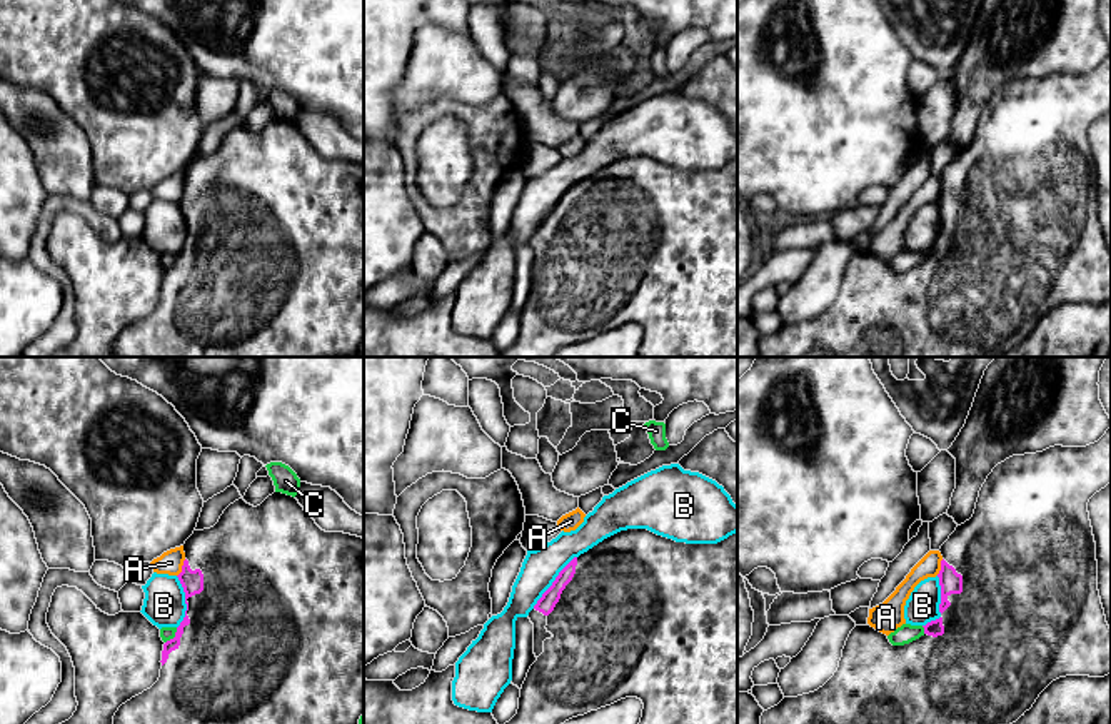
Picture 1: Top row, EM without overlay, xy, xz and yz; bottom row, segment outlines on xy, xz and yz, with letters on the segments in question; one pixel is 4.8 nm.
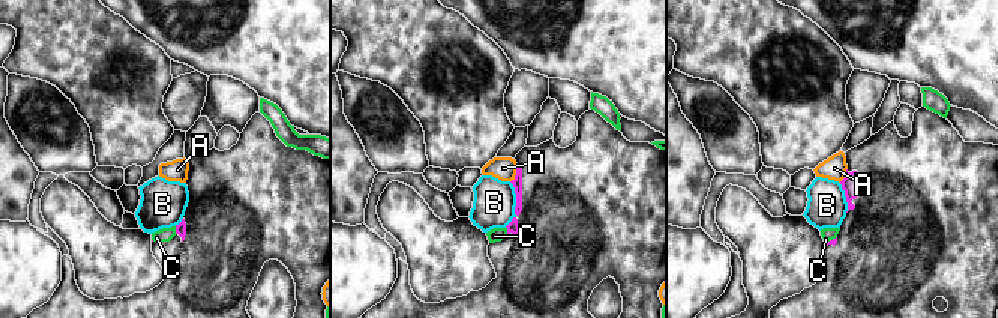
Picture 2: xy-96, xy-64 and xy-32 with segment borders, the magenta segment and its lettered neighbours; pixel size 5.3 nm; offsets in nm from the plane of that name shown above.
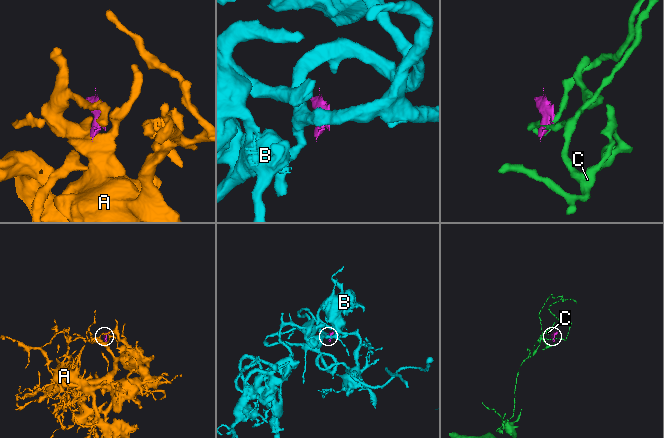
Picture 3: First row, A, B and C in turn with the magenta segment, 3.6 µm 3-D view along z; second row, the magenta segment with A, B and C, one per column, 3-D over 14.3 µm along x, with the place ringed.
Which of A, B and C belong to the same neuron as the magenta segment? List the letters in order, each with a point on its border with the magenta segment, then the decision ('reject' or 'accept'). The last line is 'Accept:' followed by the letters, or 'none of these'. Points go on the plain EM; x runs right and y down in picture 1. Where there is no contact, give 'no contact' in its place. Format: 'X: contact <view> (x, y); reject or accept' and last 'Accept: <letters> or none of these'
A: contact xy (182, 194); reject
B: contact xz (552, 209); reject
C: contact xy (175, 262); reject
Accept: none of these

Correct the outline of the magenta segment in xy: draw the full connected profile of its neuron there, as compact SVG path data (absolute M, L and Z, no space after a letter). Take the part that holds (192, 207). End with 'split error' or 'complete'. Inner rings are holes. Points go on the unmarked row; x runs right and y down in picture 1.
M274 118L254 133L244 125L230 130L219 148L183 170L185 187L177 202L185 219L185 244L175 264L163 270L158 307L118 334L115 357L352 357L364 340L364 165L325 158L292 122Z | split error

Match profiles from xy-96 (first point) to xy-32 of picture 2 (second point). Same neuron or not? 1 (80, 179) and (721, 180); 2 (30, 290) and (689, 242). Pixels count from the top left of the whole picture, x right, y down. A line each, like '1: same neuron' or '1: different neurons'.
1: same neuron
2: same neuron

